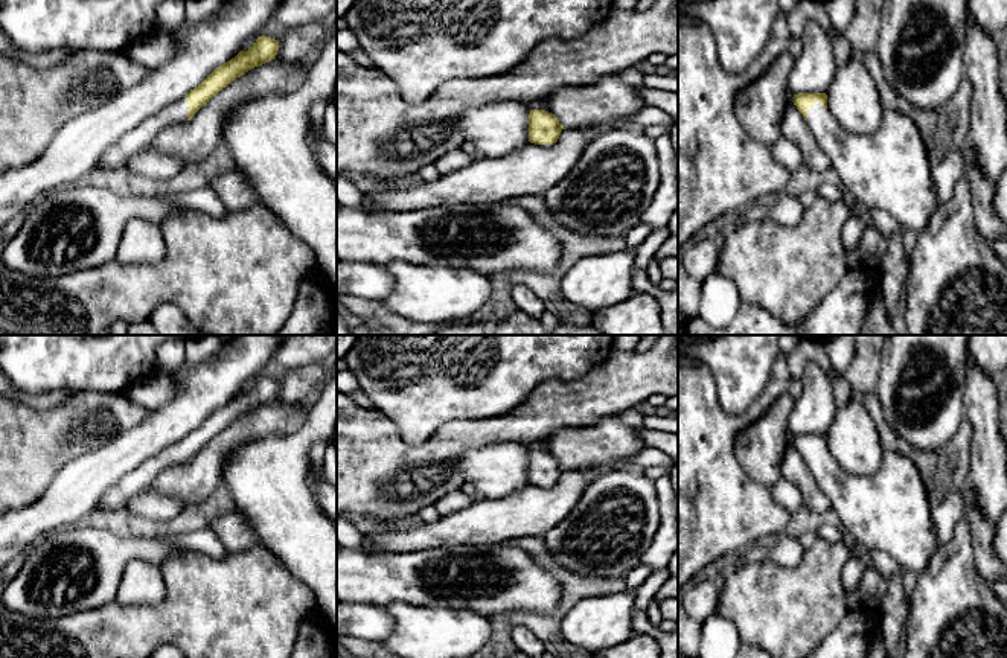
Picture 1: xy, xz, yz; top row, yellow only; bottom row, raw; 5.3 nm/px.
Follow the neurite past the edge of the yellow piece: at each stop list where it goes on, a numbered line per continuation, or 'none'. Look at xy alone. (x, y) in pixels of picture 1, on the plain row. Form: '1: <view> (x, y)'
1: xy (115, 498)

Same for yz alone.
1: yz (890, 511)

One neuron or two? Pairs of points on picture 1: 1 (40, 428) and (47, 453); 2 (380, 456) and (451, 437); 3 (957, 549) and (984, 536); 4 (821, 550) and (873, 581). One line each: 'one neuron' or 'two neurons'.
1: one neuron
2: one neuron
3: two neurons
4: two neurons

